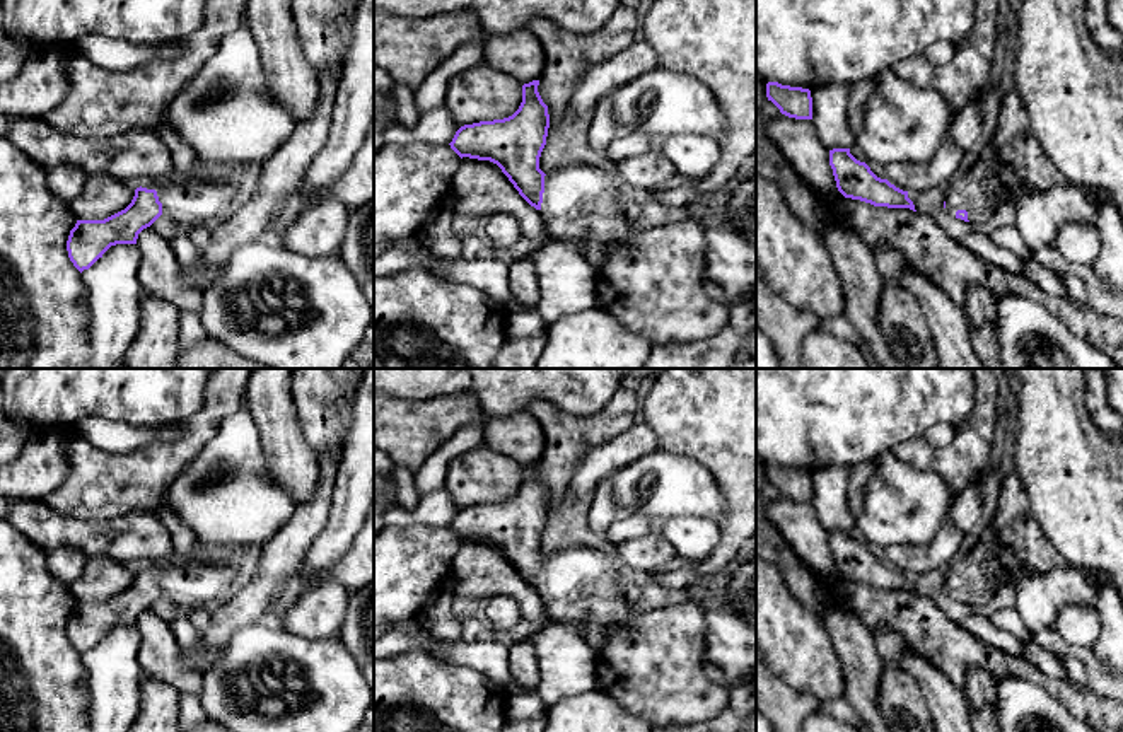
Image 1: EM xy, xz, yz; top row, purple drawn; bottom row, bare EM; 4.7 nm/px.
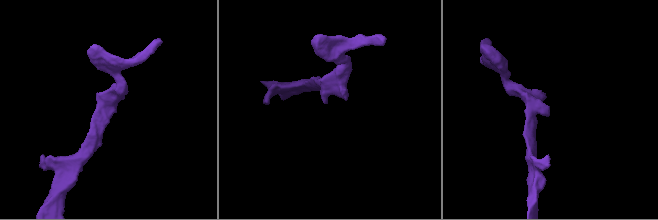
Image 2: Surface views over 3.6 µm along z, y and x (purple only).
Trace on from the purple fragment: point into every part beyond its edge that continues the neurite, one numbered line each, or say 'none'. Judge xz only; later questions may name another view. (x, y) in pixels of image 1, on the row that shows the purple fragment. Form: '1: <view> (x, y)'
1: xz (582, 205)

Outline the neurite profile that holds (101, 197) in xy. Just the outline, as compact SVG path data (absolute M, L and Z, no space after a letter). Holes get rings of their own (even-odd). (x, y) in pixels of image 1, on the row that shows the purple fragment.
M94 174L85 181L84 189L70 201L79 220L104 220L125 210L135 196L126 181L113 176Z

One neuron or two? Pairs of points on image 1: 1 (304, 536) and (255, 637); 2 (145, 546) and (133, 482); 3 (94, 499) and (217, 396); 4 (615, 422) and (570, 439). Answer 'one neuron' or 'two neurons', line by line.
1: two neurons
2: two neurons
3: one neuron
4: one neuron

